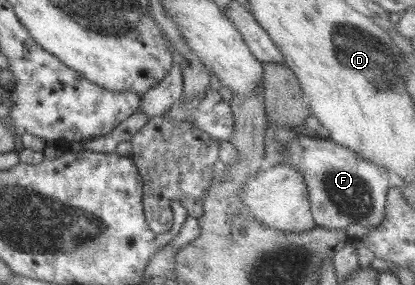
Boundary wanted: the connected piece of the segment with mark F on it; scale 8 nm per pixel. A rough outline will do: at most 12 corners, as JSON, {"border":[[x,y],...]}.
{"border":[[298,134],[281,163],[308,186],[316,226],[377,226],[387,172]]}

